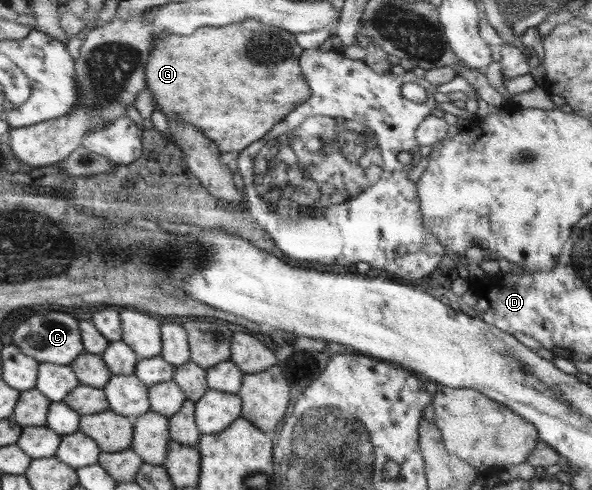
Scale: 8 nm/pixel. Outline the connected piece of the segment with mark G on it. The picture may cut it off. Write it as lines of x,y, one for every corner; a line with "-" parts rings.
254,18
226,26
202,26
192,34
169,34
161,38
149,51
144,68
145,82
154,96
155,109
166,114
168,120
178,118
198,126
206,138
218,142
221,153
240,152
262,138
290,110
304,105
311,95
309,84
298,66
303,50
296,42
295,33
262,24

